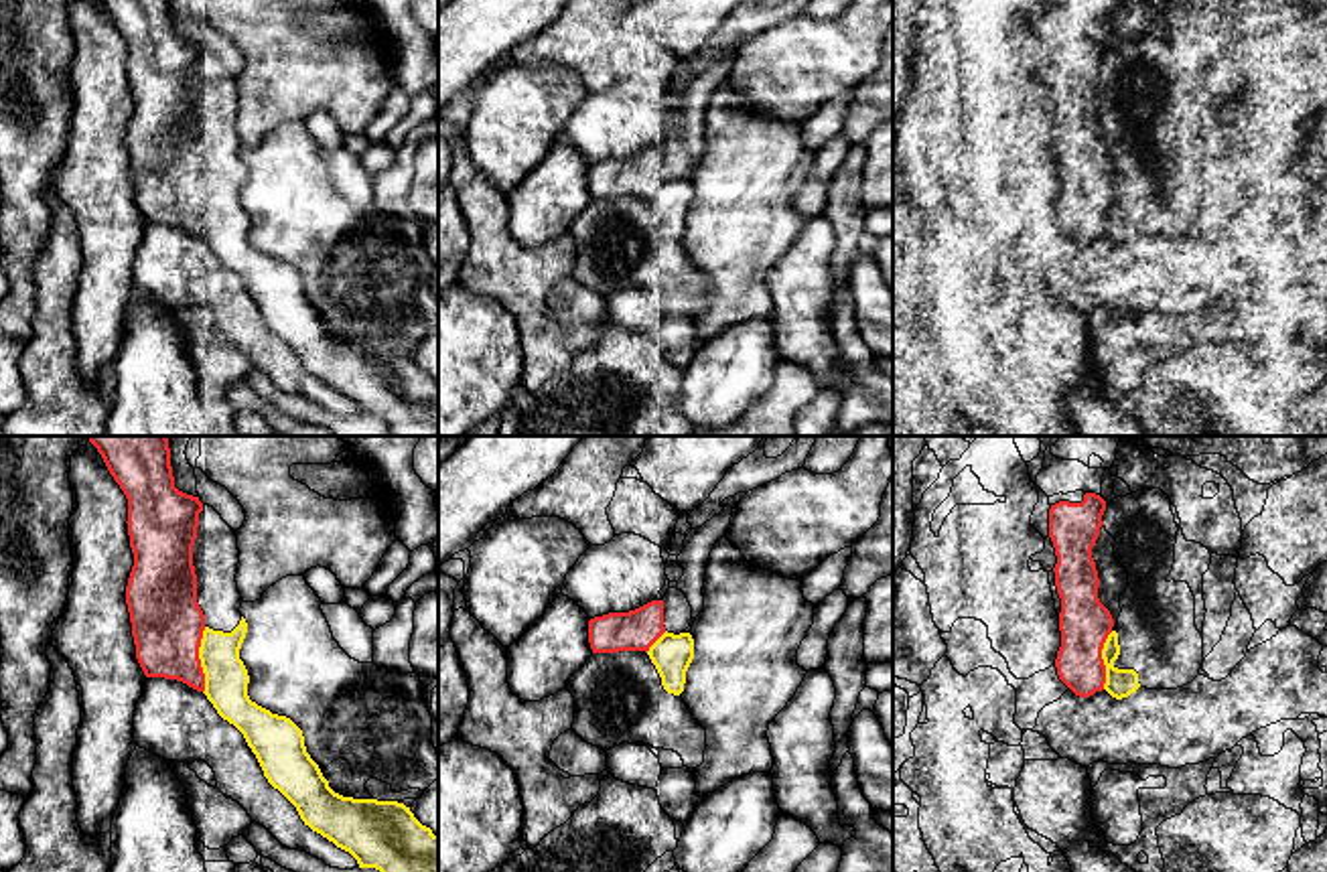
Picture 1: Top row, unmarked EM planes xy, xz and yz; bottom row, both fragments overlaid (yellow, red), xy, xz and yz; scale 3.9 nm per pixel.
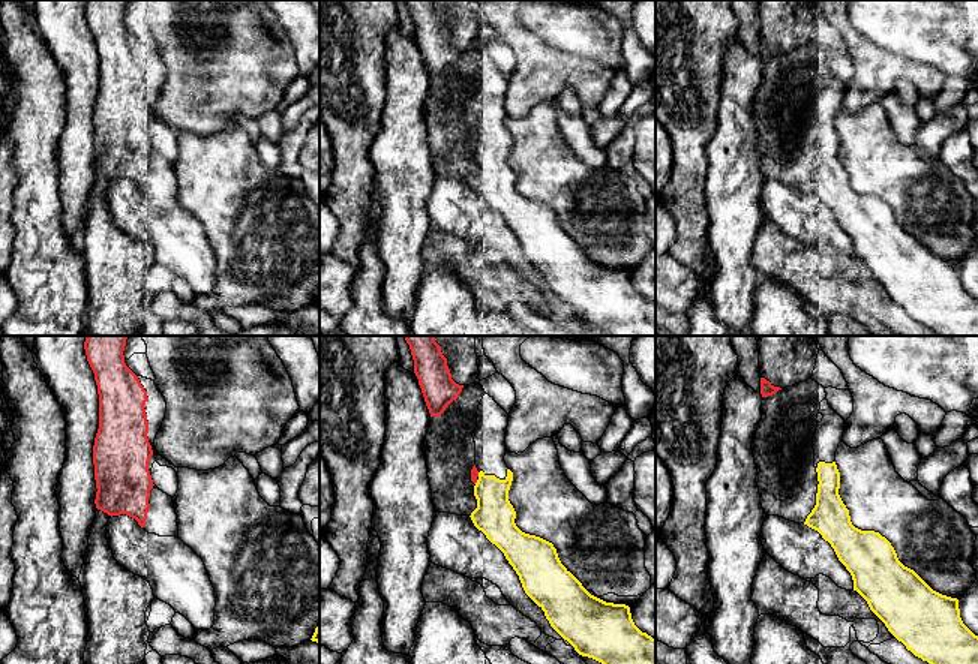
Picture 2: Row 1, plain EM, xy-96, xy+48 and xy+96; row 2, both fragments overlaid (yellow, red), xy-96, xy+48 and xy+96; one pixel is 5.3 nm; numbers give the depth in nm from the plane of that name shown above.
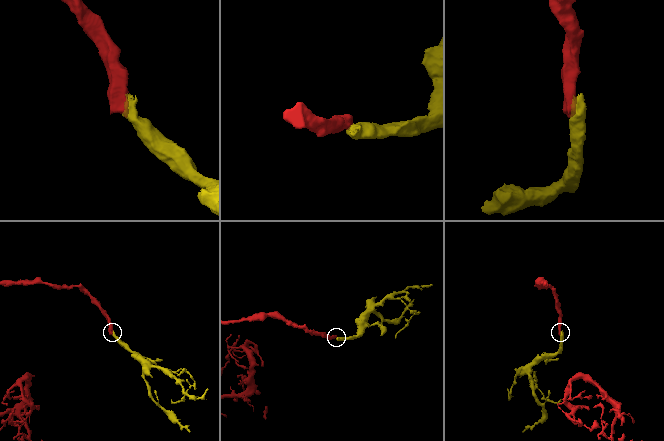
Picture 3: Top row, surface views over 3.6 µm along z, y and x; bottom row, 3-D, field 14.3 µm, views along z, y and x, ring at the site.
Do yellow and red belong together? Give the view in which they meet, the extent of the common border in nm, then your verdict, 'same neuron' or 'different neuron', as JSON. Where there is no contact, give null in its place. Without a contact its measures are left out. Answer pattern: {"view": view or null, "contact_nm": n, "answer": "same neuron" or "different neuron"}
{"view": "xy", "contact_nm": 260, "answer": "same neuron"}

